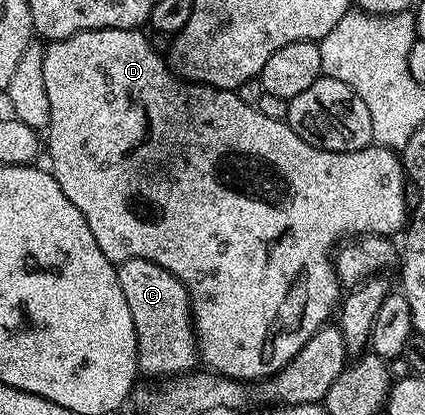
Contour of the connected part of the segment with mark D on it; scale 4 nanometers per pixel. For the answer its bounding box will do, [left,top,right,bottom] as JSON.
[41,28,409,382]

